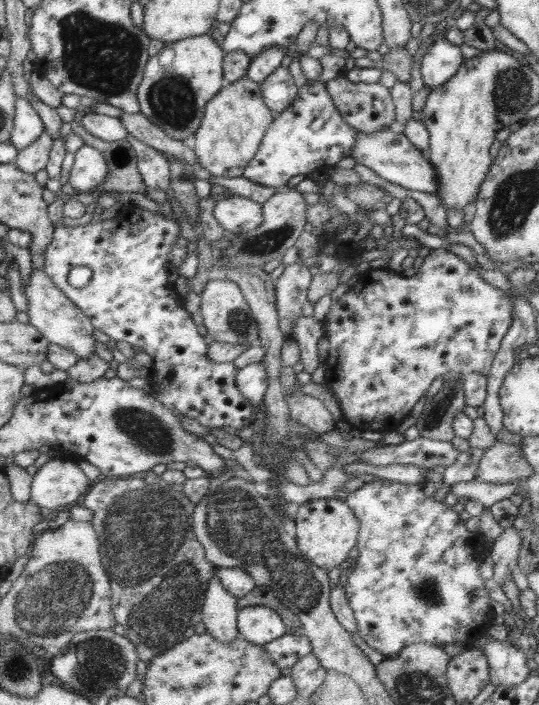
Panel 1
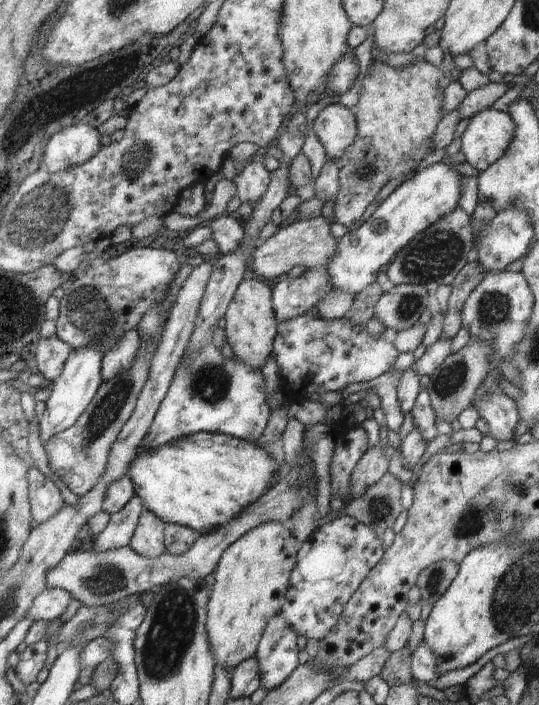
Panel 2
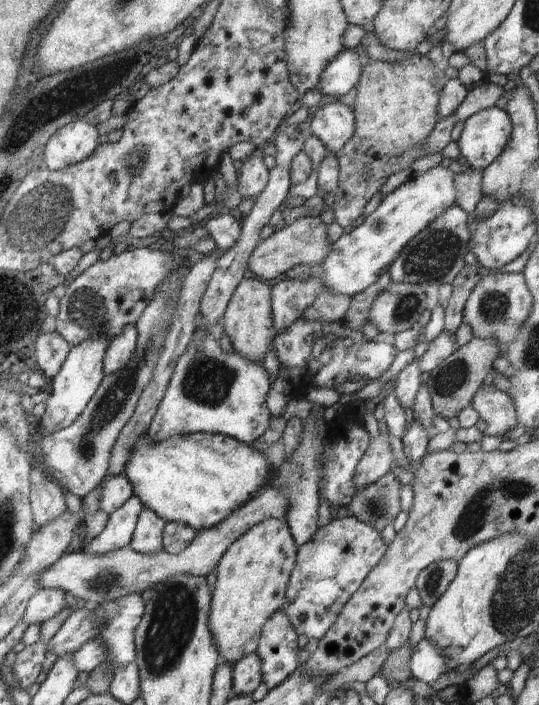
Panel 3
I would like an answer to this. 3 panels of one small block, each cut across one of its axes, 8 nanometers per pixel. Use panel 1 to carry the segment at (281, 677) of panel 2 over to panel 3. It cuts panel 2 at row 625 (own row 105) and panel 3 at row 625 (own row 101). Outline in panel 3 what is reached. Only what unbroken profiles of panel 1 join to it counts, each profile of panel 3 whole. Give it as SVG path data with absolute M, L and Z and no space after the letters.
M281 608L262 627L256 652L262 664L262 683L269 689L283 683L300 665L297 636Z

